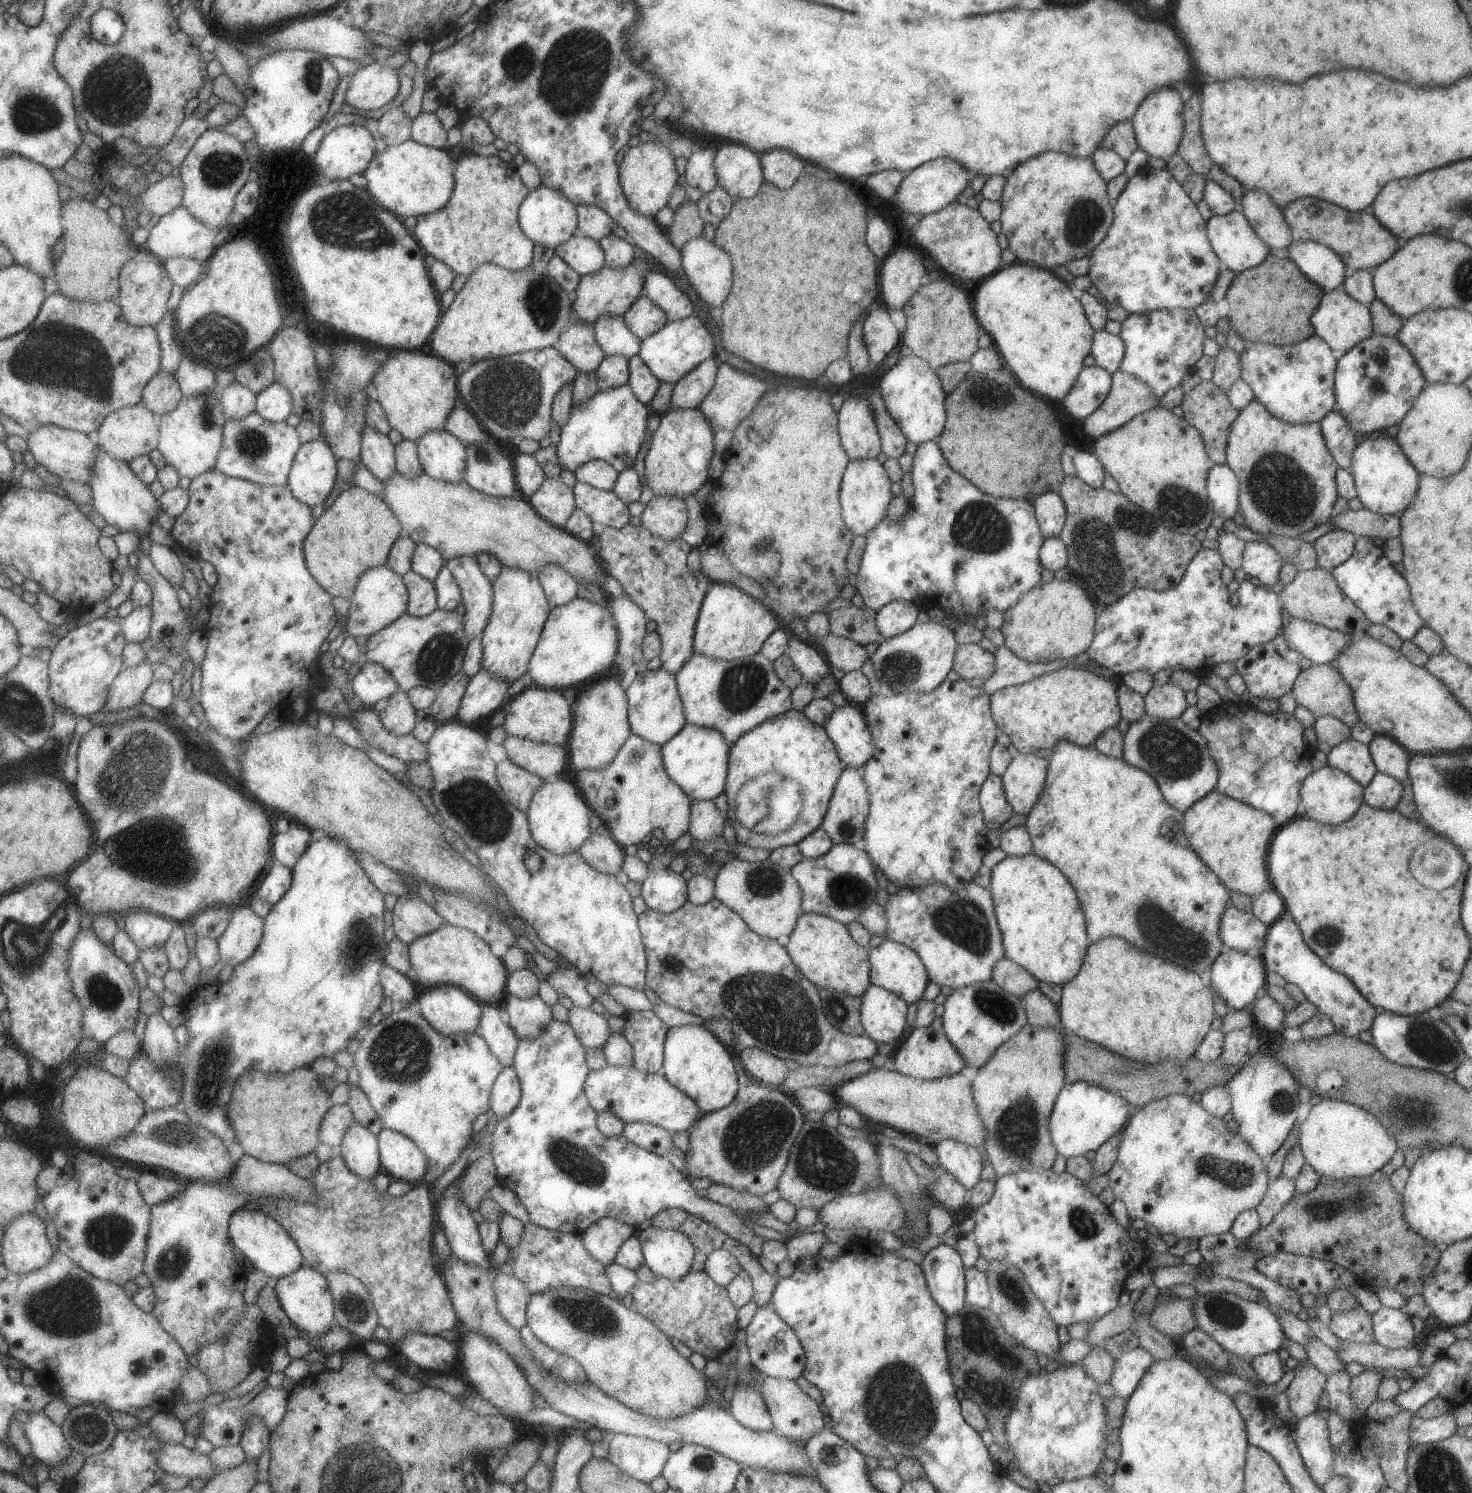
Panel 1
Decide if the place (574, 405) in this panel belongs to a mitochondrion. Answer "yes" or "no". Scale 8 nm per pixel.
no

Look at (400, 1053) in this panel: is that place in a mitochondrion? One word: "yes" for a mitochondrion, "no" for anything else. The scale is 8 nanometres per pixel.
yes

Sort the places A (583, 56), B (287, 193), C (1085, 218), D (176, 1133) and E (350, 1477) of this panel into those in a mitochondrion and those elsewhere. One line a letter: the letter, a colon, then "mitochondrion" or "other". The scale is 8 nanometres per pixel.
A: mitochondrion
B: other
C: mitochondrion
D: mitochondrion
E: mitochondrion

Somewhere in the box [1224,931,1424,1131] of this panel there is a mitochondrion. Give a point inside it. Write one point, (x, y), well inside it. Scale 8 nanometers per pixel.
(1283, 1100)

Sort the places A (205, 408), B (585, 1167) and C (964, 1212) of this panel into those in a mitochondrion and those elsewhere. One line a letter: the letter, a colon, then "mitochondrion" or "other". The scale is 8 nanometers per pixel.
A: mitochondrion
B: mitochondrion
C: other

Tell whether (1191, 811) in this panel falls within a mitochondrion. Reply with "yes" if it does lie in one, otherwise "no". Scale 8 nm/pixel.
no

